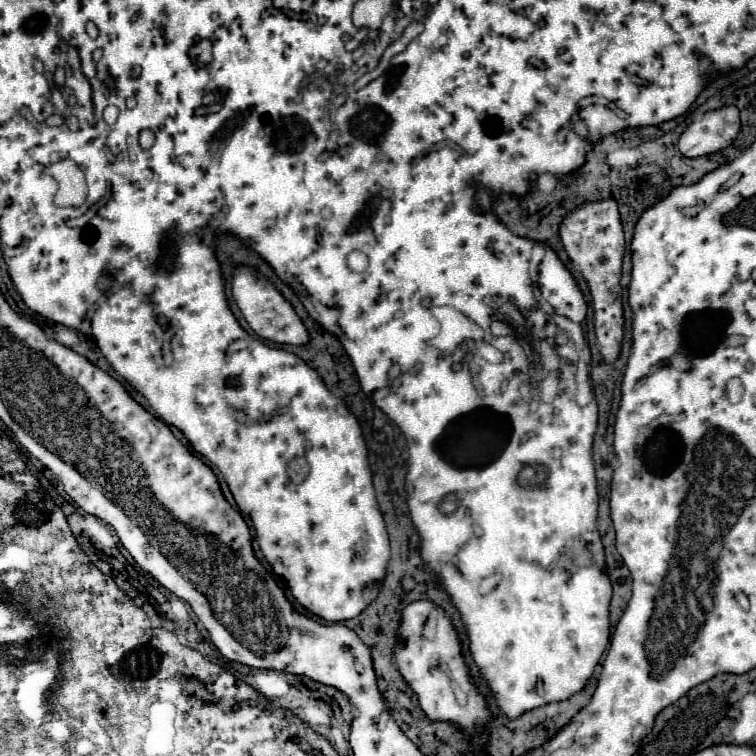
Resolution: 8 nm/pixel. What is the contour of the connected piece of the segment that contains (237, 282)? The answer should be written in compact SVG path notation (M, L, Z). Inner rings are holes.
M242 267L236 271L234 281L232 281L232 293L234 299L244 315L244 319L248 321L250 329L268 341L274 343L282 343L282 345L304 345L308 341L308 331L302 325L302 321L298 319L298 315L294 313L292 305L276 291L276 287L272 283L268 283L264 277L260 277L254 269Z

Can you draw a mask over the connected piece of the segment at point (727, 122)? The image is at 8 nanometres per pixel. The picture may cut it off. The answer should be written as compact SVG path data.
M722 107L694 119L678 141L684 157L704 157L728 147L740 131L740 117L736 107Z

